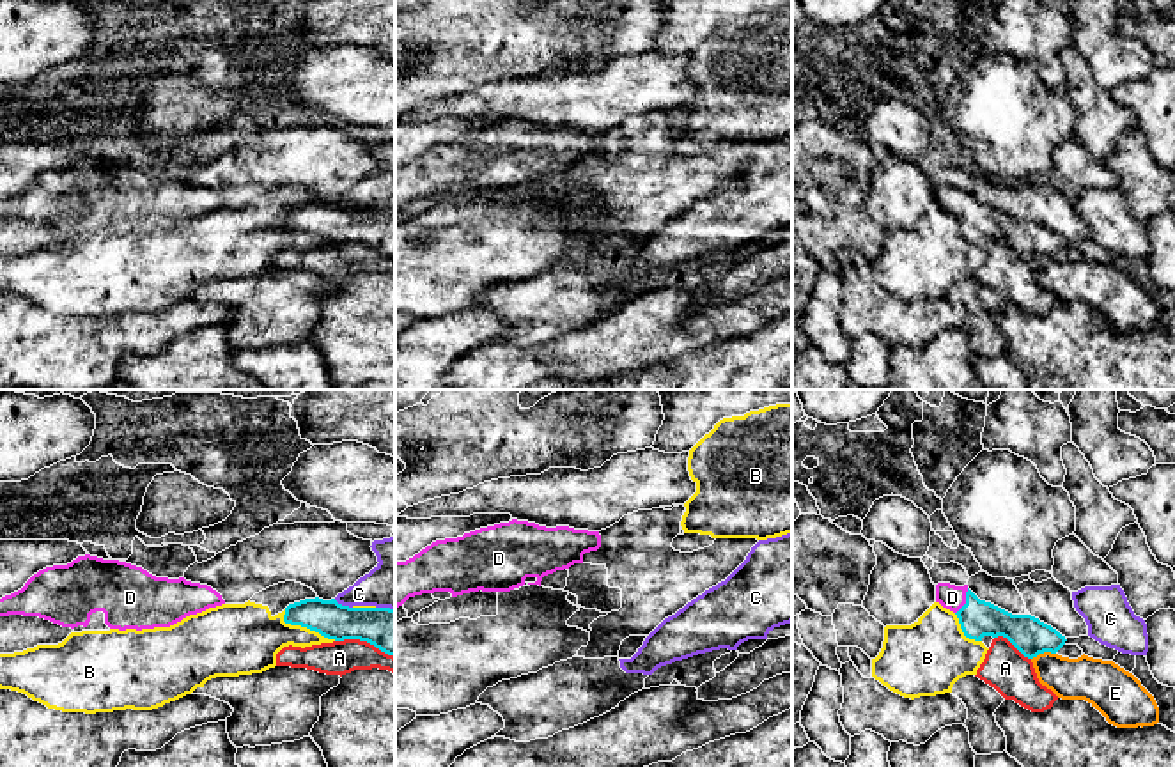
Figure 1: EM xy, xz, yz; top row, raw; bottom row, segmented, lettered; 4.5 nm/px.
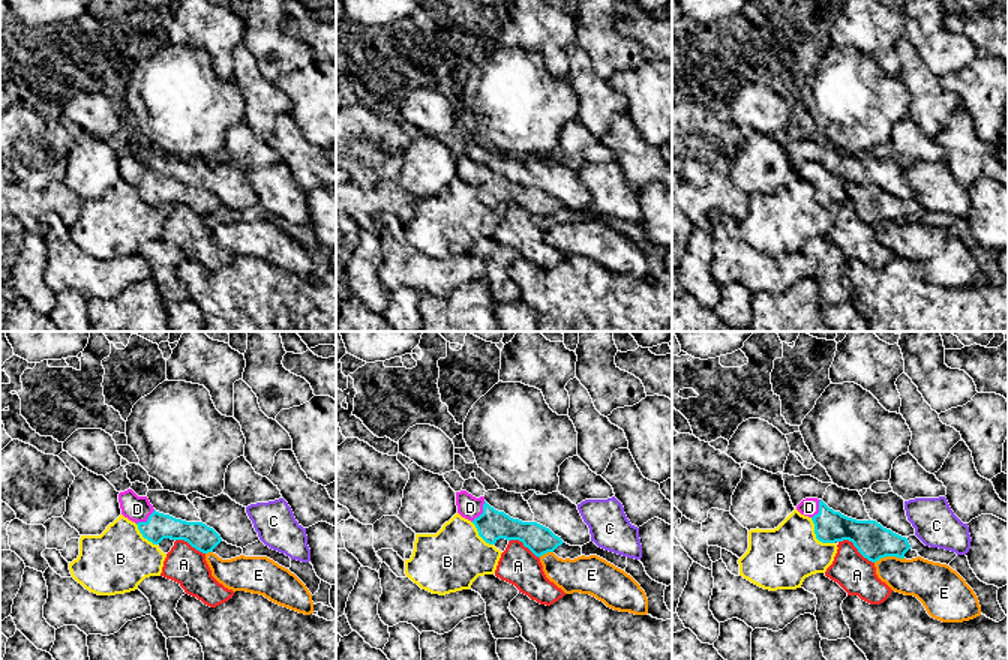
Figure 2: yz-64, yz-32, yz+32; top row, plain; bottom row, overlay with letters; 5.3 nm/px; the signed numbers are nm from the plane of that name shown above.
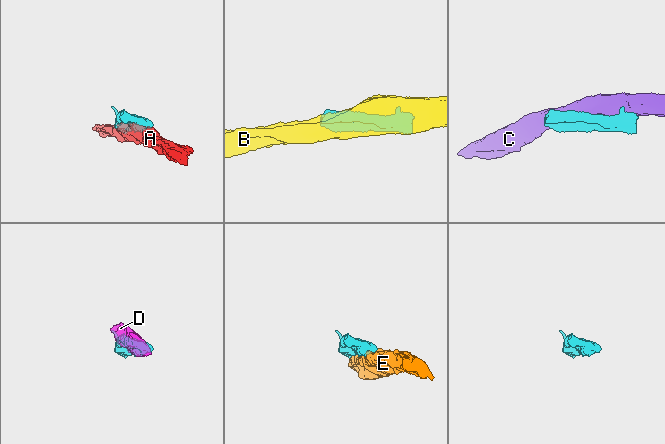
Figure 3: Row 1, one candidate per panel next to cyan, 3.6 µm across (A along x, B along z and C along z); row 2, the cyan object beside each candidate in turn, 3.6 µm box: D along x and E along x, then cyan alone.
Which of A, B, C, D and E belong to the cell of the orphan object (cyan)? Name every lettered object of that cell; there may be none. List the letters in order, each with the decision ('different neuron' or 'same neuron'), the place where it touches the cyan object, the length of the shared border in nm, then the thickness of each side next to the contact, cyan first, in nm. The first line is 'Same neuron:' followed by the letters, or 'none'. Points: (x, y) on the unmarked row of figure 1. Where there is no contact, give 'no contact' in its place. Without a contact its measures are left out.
Same neuron: D
A: different neuron; contact xy (365, 243); length 280 nm; calibres 200 and 160 nm
B: different neuron; contact xy (305, 229); length 280 nm; calibres 160 and 260 nm
C: different neuron; contact xy (341, 208); length 100 nm; calibres 190 and 220 nm
D: same neuron; contact yz (966, 204); length 130 nm; calibres 170 and 120 nm
E: different neuron; contact yz (1042, 255); length 120 nm; calibres 170 and 200 nm

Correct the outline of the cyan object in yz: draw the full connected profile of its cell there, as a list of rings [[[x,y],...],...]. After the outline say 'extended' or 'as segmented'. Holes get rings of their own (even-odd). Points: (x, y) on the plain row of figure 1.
[[[938,186],[936,205],[957,218],[966,241],[982,244],[984,239],[1003,239],[1028,262],[1044,255],[1056,257],[1067,244],[1056,232],[1031,218],[1012,218],[980,204],[968,188]]] | extended

